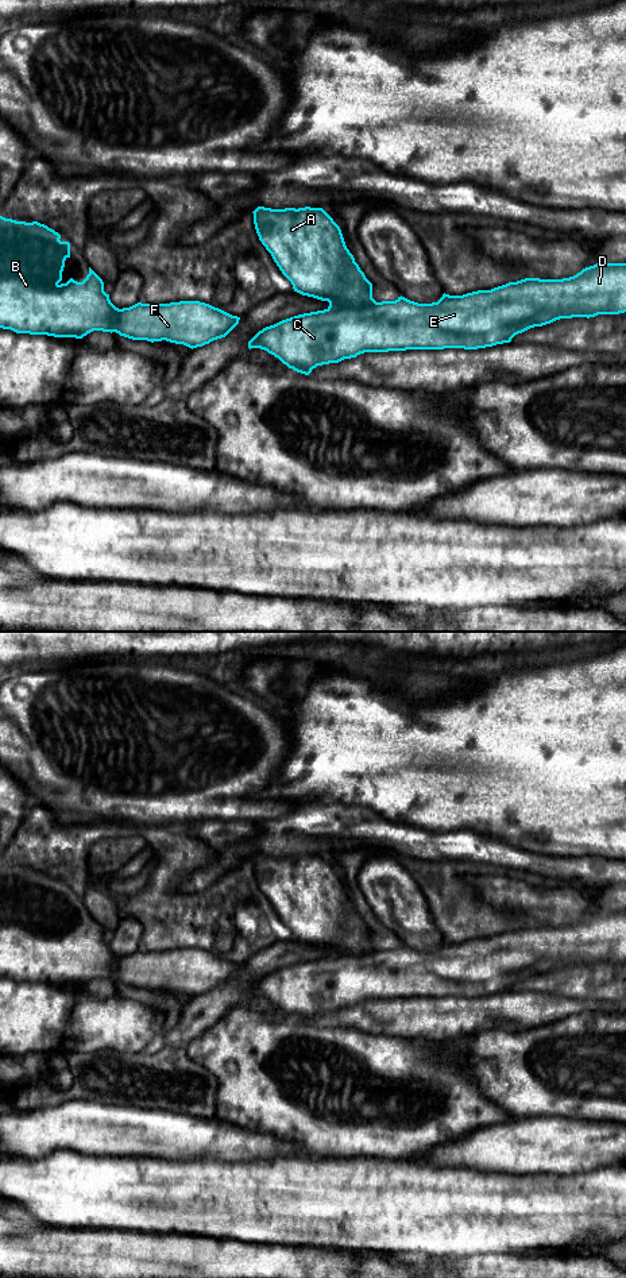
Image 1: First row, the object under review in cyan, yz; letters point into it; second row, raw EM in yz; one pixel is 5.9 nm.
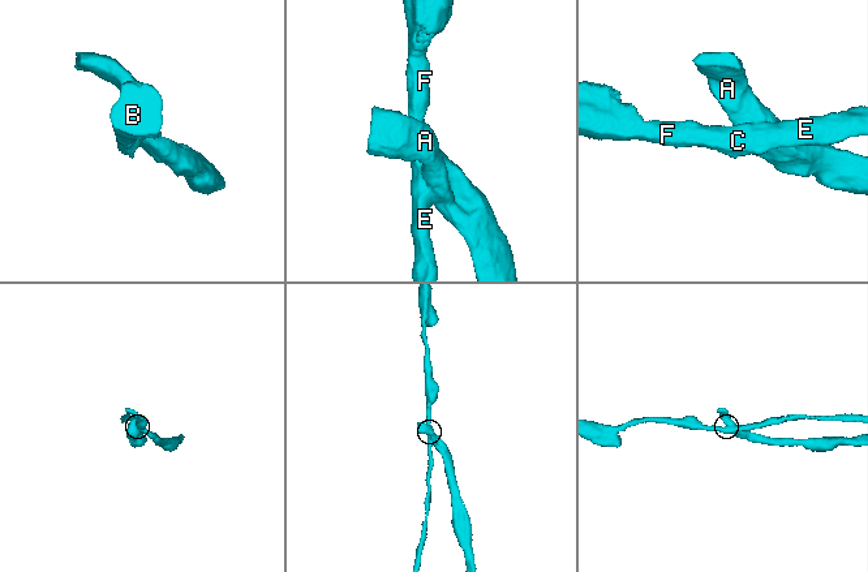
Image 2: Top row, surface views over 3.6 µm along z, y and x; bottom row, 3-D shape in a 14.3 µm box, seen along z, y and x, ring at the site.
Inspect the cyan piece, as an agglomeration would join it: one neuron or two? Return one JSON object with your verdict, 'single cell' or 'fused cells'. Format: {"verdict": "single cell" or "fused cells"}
{"verdict": "fused cells"}

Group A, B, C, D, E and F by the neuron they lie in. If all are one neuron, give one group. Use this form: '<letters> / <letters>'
A / B C D E F

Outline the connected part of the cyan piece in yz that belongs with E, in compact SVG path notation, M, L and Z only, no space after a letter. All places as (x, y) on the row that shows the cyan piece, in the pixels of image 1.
M596 263L583 269L573 277L563 279L525 278L517 282L478 290L463 296L443 294L437 302L418 304L405 297L353 306L337 306L298 314L259 331L248 348L260 348L278 358L289 368L309 375L322 364L339 363L364 352L389 352L406 350L478 350L510 343L511 339L534 327L542 327L560 318L595 317L598 314L619 314L626 312L626 263Z

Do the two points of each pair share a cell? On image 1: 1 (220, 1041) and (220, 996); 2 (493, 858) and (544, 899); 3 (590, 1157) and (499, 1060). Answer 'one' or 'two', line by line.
1: two
2: two
3: two

